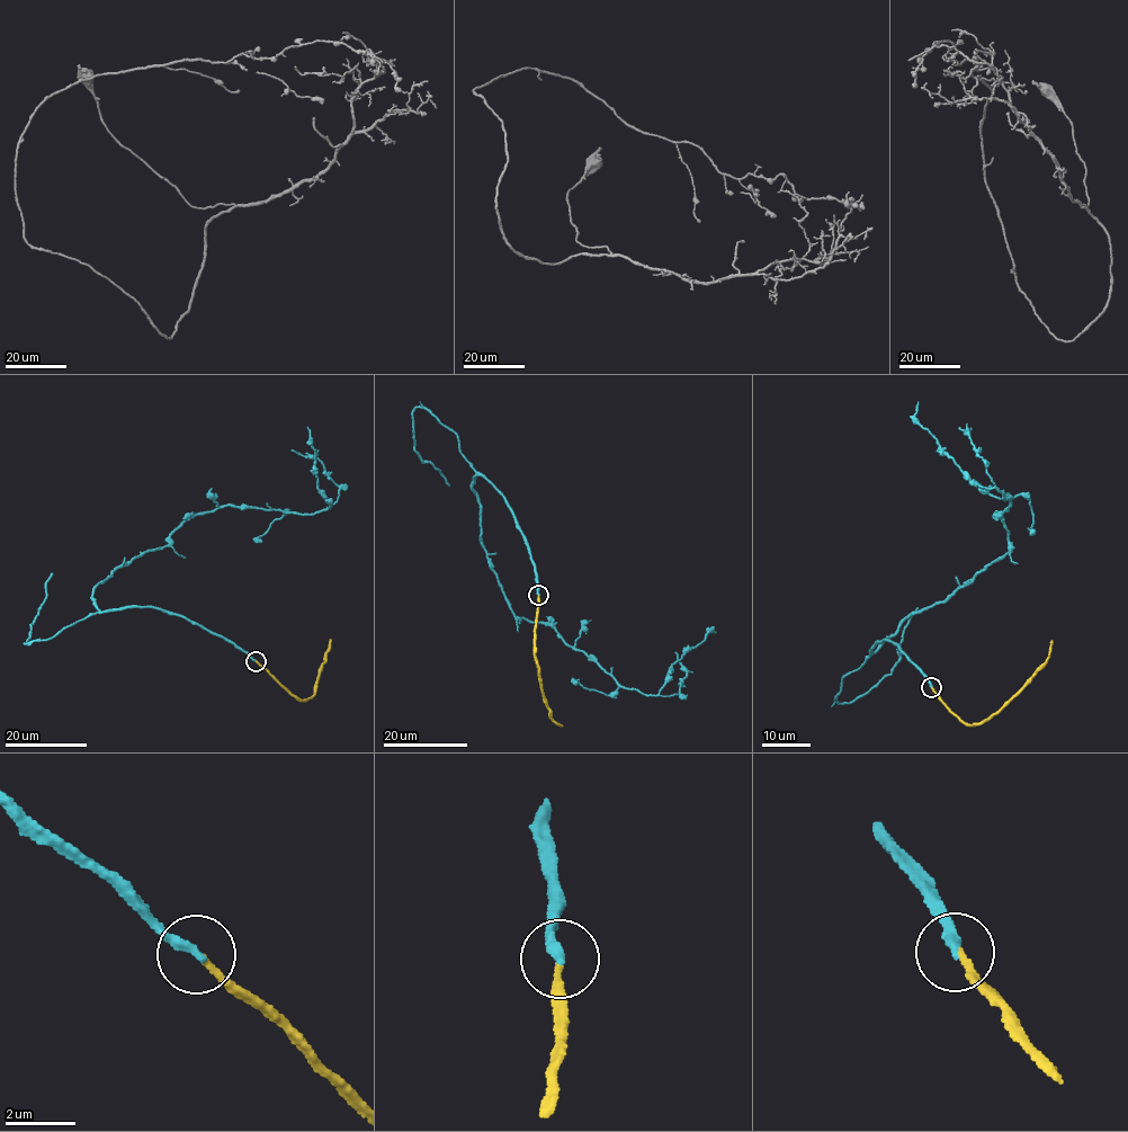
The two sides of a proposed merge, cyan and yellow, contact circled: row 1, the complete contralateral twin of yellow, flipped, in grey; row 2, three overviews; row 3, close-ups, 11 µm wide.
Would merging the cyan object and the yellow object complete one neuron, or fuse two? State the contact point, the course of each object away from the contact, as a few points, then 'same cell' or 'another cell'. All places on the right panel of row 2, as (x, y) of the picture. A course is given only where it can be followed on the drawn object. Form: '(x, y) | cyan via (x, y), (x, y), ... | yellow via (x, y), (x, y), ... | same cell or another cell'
(931, 687) | cyan via (931, 687), (896, 644), (874, 643), (1008, 553), (1011, 498), (975, 484), (918, 421), (918, 402) | yellow via (932, 687), (964, 721), (982, 723), (1045, 662), (1052, 640) | same cell

